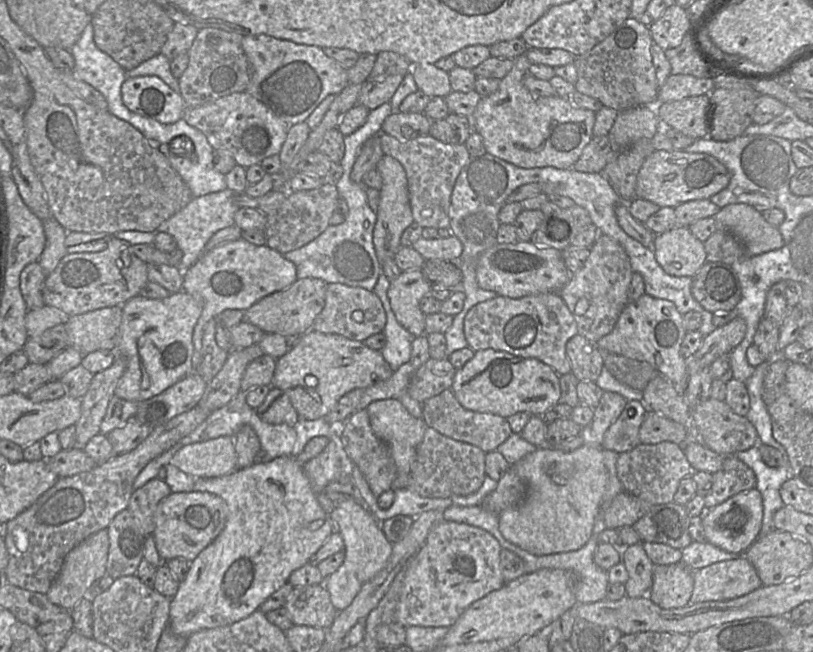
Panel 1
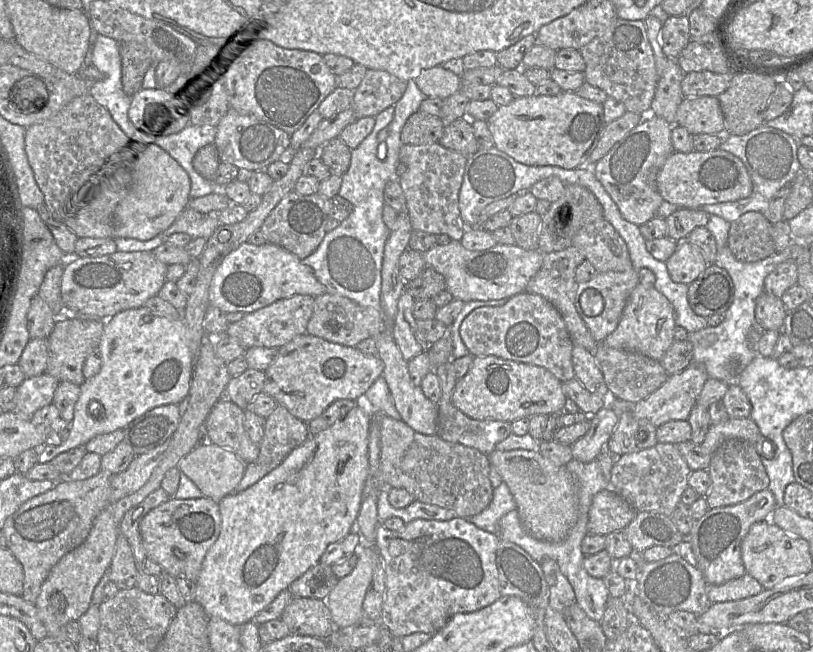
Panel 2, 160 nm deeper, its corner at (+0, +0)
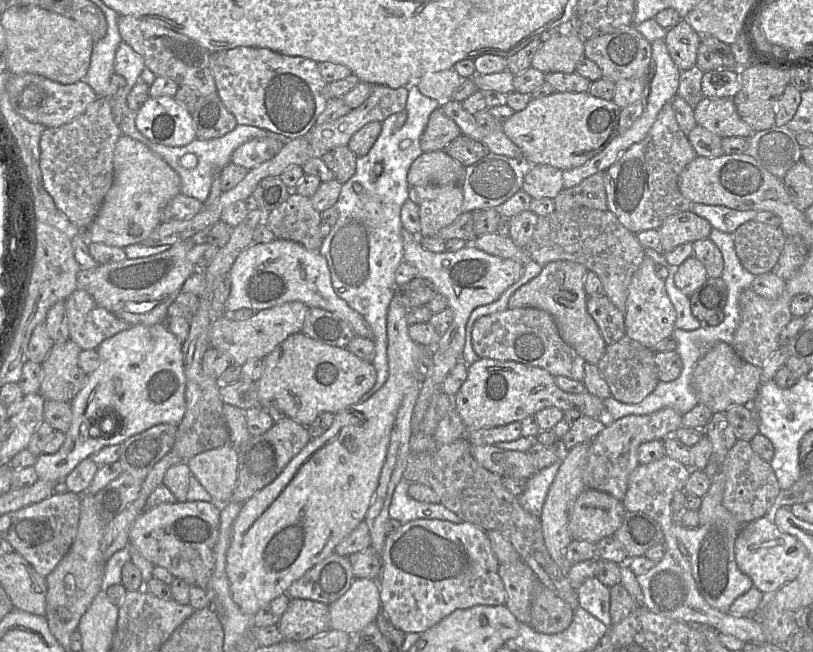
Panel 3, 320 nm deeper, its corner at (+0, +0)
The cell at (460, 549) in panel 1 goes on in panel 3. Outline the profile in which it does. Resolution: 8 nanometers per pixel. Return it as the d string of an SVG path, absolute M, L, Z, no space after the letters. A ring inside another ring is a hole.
M422 518L401 524L395 532L386 535L381 560L382 571L378 578L381 609L383 609L387 614L392 624L405 633L425 632L456 609L466 609L476 605L506 605L507 593L503 581L499 576L499 562L492 551L491 542L488 538L487 532L473 523L466 521L462 521L461 523L453 523L448 520Z

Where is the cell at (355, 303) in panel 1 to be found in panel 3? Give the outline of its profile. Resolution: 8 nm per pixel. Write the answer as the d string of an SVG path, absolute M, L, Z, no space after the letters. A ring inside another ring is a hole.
M317 307L308 309L301 333L339 348L346 348L355 336L352 328L343 319Z

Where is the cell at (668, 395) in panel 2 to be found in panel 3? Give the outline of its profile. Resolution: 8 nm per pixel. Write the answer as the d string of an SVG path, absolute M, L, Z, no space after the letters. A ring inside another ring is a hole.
M664 408L648 415L629 415L615 421L608 420L604 430L591 441L582 474L586 489L606 492L622 502L627 492L629 476L640 464L639 446L645 442L673 436L682 426L682 416L671 408Z

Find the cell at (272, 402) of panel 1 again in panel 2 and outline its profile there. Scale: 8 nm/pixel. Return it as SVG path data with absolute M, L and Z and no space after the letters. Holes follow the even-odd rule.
M278 404L265 419L264 435L259 443L256 462L274 469L309 437L308 423L294 417Z

